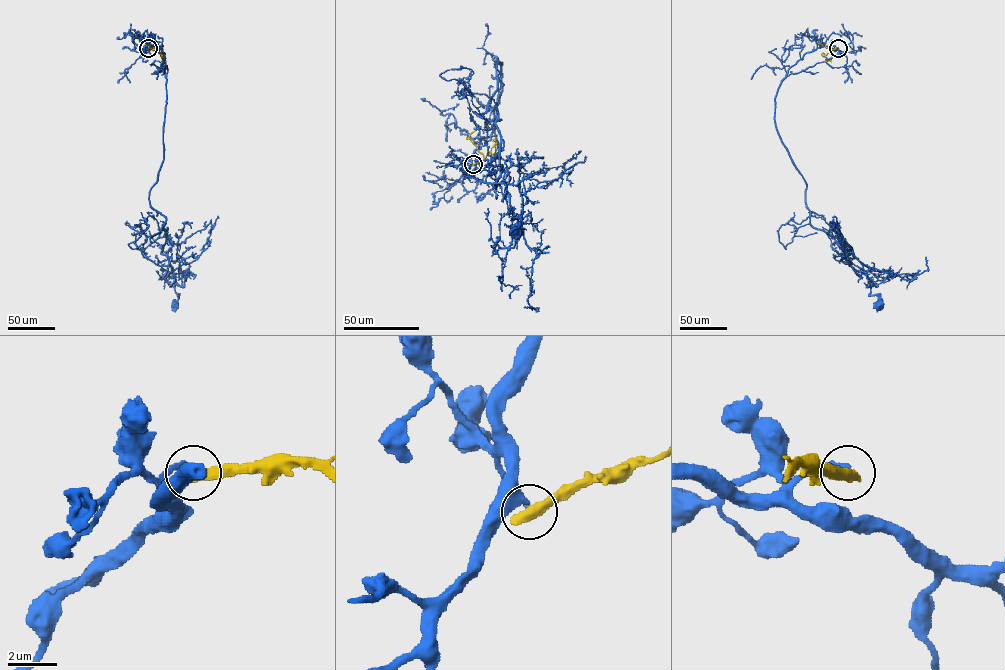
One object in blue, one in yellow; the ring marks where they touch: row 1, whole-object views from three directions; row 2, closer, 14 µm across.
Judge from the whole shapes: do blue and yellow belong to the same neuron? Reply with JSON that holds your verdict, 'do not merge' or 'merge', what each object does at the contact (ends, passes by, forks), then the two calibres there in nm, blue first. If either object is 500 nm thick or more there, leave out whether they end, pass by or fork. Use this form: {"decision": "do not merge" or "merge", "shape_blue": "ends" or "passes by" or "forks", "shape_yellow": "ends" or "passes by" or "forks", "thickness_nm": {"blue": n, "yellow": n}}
{"decision": "do not merge", "thickness_nm": {"blue": 190, "yellow": 550}}

